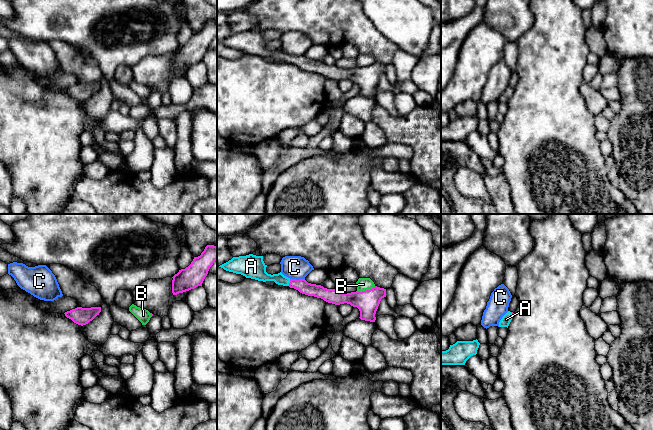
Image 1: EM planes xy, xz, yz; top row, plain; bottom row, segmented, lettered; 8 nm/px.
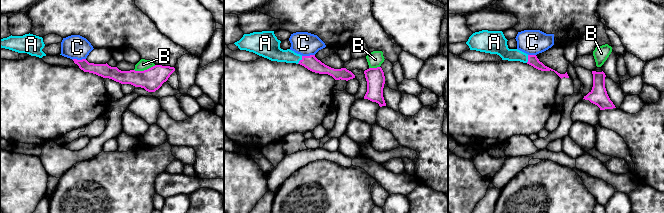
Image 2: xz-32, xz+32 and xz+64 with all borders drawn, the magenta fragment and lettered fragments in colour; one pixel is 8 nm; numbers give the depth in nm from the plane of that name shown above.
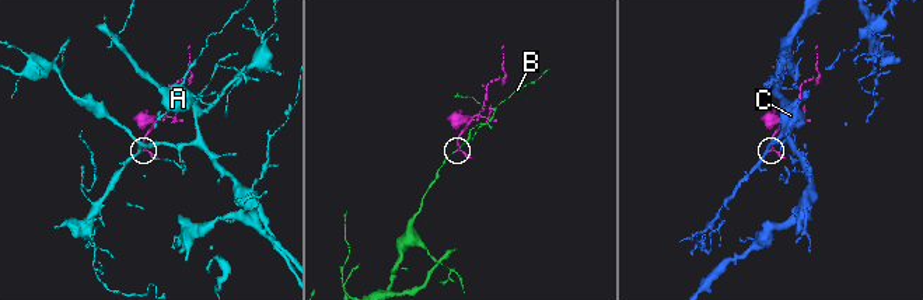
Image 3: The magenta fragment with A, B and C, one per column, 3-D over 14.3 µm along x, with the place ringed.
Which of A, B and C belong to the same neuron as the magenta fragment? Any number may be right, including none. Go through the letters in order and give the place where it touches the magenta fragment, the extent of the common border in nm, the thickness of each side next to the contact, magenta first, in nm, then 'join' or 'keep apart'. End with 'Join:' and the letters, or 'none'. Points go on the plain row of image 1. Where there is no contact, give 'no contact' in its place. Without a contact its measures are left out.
A: contact xz (290, 58); length 60 nm; calibres 100 and 110 nm; join
B: contact xz (366, 66); length 160 nm; calibres 180 and 100 nm; keep apart
C: contact xz (297, 56); length 120 nm; calibres 100 and 190 nm; keep apart
Join: A

